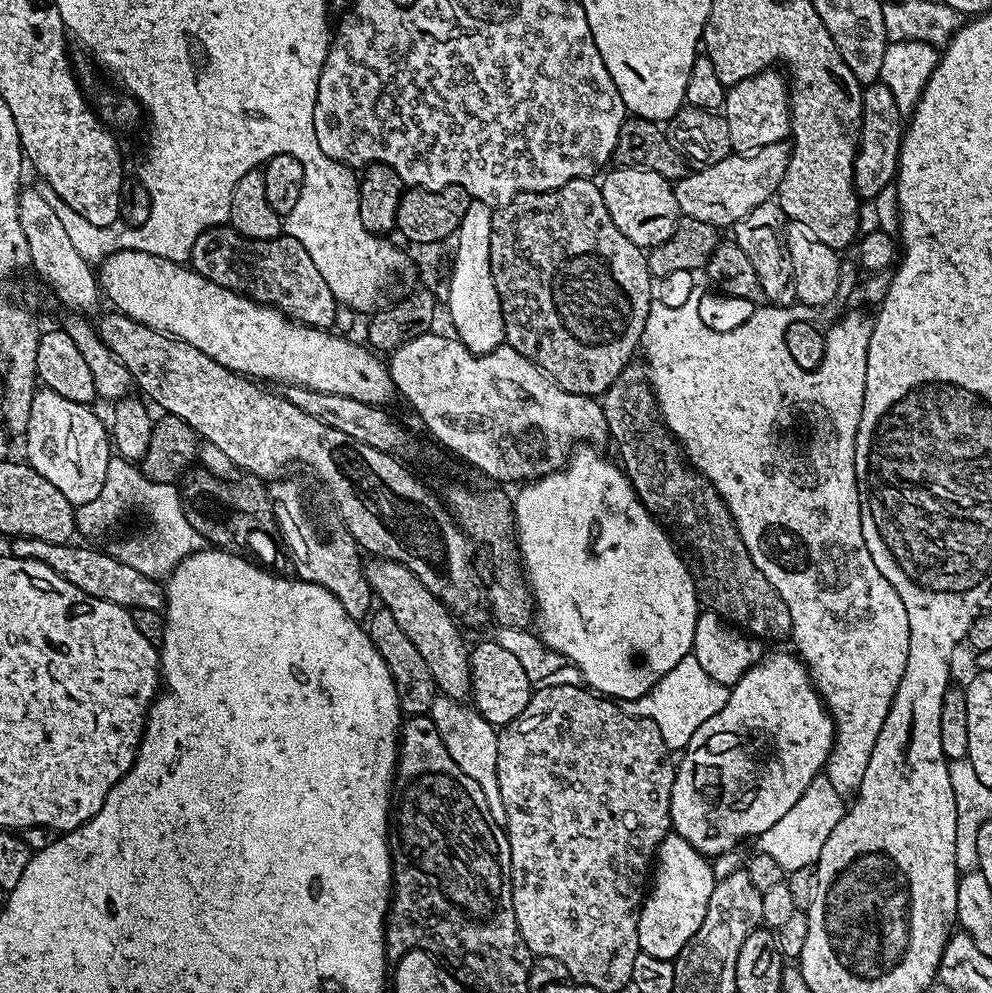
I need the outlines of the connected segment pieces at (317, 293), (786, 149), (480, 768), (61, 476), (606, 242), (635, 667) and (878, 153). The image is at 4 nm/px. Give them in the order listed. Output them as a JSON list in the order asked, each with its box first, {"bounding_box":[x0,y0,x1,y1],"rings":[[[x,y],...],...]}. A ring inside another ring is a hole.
[{"bounding_box":[190,226,338,330],"rings":[[[231,226],[211,228],[203,232],[192,247],[190,267],[192,271],[210,278],[210,282],[218,286],[234,290],[240,296],[249,296],[259,304],[278,309],[297,324],[308,324],[311,328],[328,330],[336,320],[338,301],[334,298],[330,286],[326,286],[326,278],[322,278],[322,273],[319,272],[318,266],[314,266],[310,254],[306,254],[306,246],[302,246],[302,242],[290,235],[281,234],[273,240],[248,240],[238,235]]]},{"bounding_box":[674,143,791,229],"rings":[[[787,143],[762,146],[756,152],[747,155],[733,154],[722,158],[722,162],[705,164],[689,171],[674,187],[681,217],[698,222],[710,222],[718,229],[734,226],[754,206],[773,199],[779,193],[782,174],[790,162],[791,147]]]},{"bounding_box":[430,694,506,825],"rings":[[[439,694],[434,698],[430,715],[434,726],[438,726],[442,743],[446,750],[450,750],[450,758],[458,762],[466,778],[474,778],[474,782],[478,782],[478,790],[482,790],[482,795],[486,797],[486,806],[490,806],[494,822],[503,825],[506,822],[506,806],[502,806],[502,790],[498,790],[497,725],[486,722],[486,718],[482,718],[475,707]]]},{"bounding_box":[22,387,110,506],"rings":[[[41,387],[32,399],[28,431],[22,436],[28,447],[28,465],[38,470],[42,478],[58,486],[73,506],[98,498],[98,490],[102,490],[102,482],[106,482],[110,432],[105,421],[103,424],[92,410],[87,404],[70,402],[70,398],[62,398],[62,394]]]},{"bounding_box":[490,179,654,398],"rings":[[[595,179],[571,180],[560,188],[549,192],[519,192],[511,204],[493,211],[492,233],[490,234],[490,270],[494,274],[494,286],[498,290],[498,298],[504,315],[504,338],[507,344],[518,354],[530,358],[551,378],[562,390],[570,390],[570,394],[582,394],[593,398],[603,397],[604,392],[622,374],[626,365],[633,363],[635,354],[641,347],[640,335],[644,332],[646,318],[650,306],[654,302],[654,277],[648,271],[648,257],[645,249],[634,246],[618,226],[614,226],[614,218],[610,218],[610,210],[606,210],[606,202],[602,198],[602,190]]]},{"bounding_box":[514,446,702,702],"rings":[[[592,446],[577,447],[569,455],[564,467],[548,476],[541,476],[538,480],[525,483],[521,487],[524,489],[514,496],[516,542],[520,549],[520,563],[524,569],[528,586],[532,589],[535,607],[538,609],[538,624],[540,620],[538,635],[541,642],[550,650],[557,651],[558,654],[564,656],[565,661],[576,669],[579,679],[591,691],[617,702],[631,702],[647,694],[666,673],[674,670],[674,666],[678,666],[678,662],[682,662],[682,658],[686,658],[691,653],[694,626],[702,611],[702,605],[698,595],[697,577],[690,564],[690,569],[688,569],[687,562],[680,557],[679,550],[672,545],[667,532],[669,529],[640,501],[623,467],[615,459],[607,460],[606,457],[599,456],[596,452],[599,451]]]},{"bounding_box":[852,82,906,201],"rings":[[[879,82],[867,85],[862,94],[860,143],[856,150],[852,179],[861,201],[875,201],[876,196],[882,194],[882,190],[893,187],[905,127],[906,117],[898,110],[898,102],[894,102],[894,94],[890,94],[890,89]]]}]

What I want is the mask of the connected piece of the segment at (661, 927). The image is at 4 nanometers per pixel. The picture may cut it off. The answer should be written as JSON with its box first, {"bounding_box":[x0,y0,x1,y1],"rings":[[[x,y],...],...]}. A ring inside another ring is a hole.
{"bounding_box":[638,834,716,961],"rings":[[[670,834],[656,849],[654,875],[640,907],[638,942],[641,952],[654,954],[654,958],[675,961],[676,955],[694,938],[702,918],[706,918],[706,906],[710,906],[710,894],[716,885],[709,857],[703,856],[690,842]]]}

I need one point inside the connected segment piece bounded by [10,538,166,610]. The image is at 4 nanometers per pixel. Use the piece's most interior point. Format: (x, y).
(99, 574)

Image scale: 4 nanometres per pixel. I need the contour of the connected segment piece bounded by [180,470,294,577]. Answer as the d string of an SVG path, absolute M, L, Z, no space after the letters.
M192 470L183 477L180 496L190 524L204 540L223 552L235 552L258 562L260 567L277 576L291 577L294 572L292 553L276 521L274 506L268 497L265 481L258 476L241 475L238 482L220 480L205 470Z

